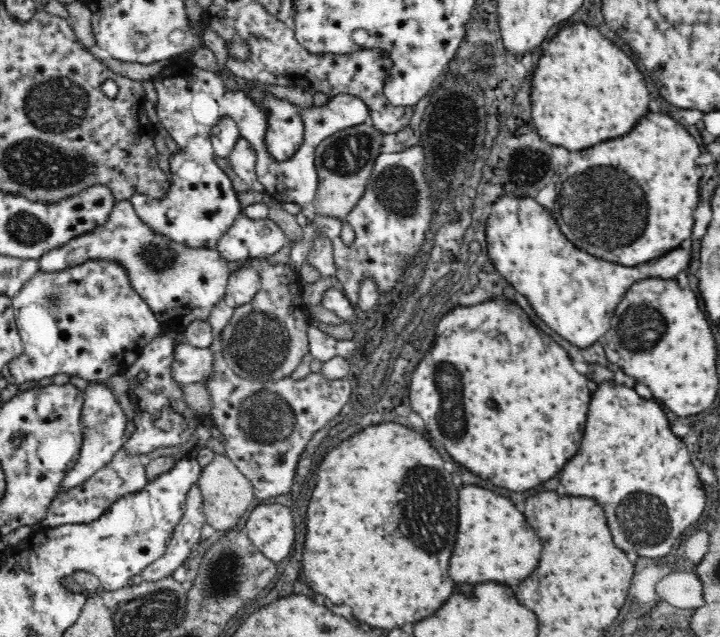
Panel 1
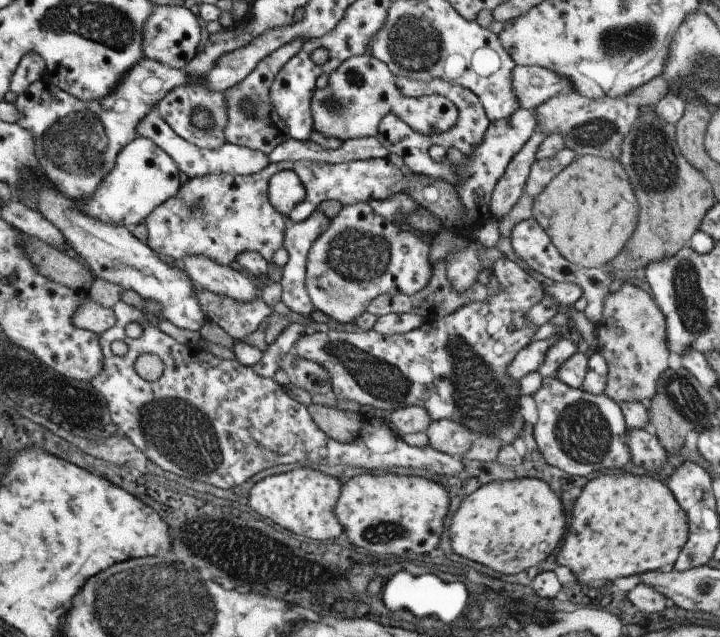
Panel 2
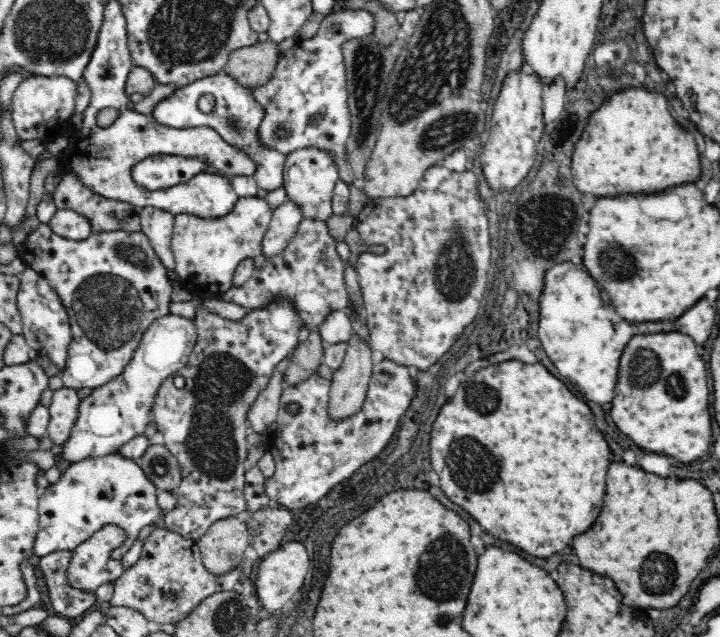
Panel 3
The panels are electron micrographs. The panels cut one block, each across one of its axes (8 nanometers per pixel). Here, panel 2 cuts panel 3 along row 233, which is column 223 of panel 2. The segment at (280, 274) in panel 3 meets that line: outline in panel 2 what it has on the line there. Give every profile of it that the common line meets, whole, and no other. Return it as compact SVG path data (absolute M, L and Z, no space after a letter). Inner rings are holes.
M195 288L195 290L197 290L199 304L203 312L207 314L207 322L215 322L235 340L247 338L249 334L259 330L265 318L273 314L273 310L263 302L261 296L253 302L241 304L227 296L219 296L201 288Z

